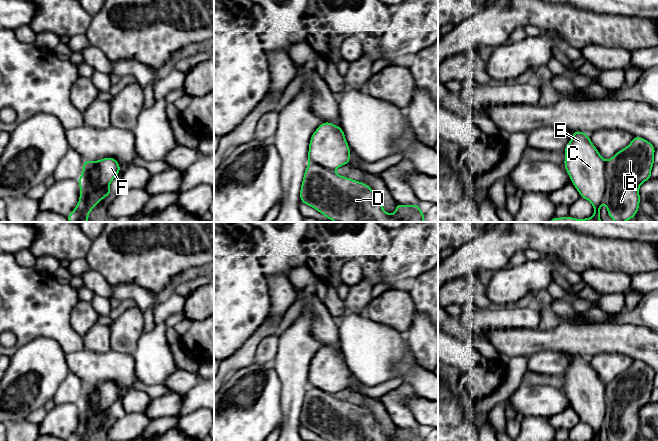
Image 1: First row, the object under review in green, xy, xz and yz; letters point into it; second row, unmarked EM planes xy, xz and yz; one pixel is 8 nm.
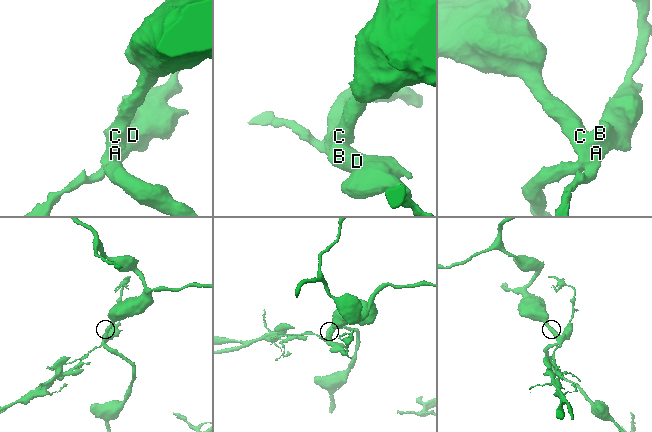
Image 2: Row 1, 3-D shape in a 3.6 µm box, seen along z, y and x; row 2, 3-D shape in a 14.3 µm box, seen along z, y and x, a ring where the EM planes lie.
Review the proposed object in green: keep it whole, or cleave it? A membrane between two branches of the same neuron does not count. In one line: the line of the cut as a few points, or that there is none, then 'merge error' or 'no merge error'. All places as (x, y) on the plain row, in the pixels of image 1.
cut in yz along (606, 385), (606, 407), (602, 425); merge error

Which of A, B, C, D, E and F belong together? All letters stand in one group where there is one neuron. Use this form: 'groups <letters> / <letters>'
groups A B D / C E F

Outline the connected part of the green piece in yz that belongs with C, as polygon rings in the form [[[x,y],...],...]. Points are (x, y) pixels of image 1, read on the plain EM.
[[[574,355],[565,377],[565,395],[580,421],[594,431],[592,441],[600,441],[600,431],[604,423],[606,408],[606,385],[592,368],[589,358]]]

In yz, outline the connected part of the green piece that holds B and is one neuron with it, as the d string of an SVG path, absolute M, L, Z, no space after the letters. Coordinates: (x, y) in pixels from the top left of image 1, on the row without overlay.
M634 360L631 367L606 385L603 426L610 441L634 441L639 434L640 409L651 403L656 372Z

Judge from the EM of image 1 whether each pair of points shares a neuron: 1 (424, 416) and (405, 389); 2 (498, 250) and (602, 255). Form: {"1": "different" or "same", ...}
{"1": "different", "2": "same"}

